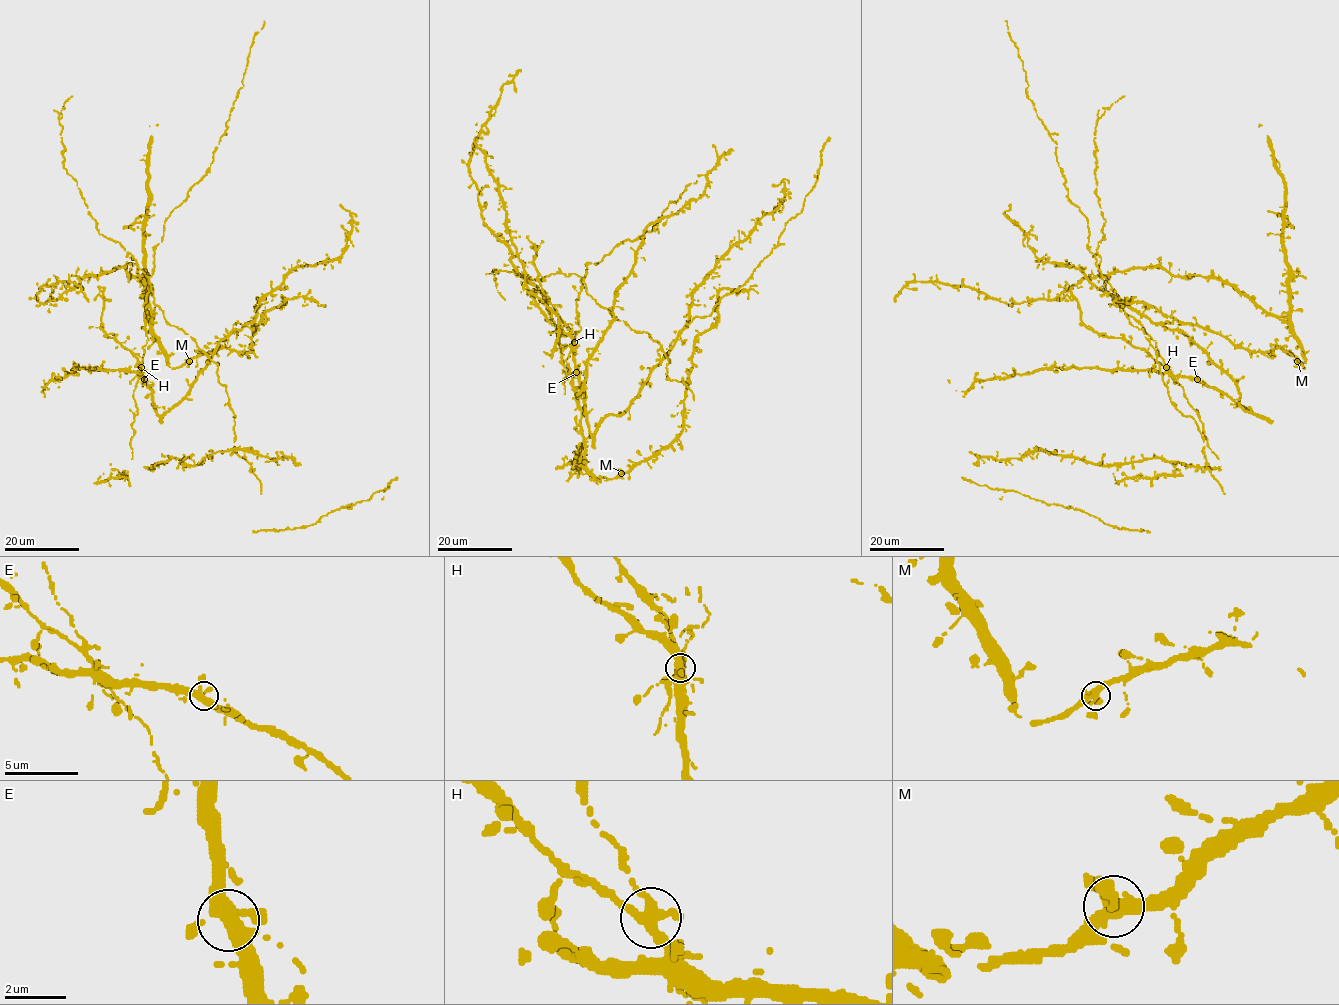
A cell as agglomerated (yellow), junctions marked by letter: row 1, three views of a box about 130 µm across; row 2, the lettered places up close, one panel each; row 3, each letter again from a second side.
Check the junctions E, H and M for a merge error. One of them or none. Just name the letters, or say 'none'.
none

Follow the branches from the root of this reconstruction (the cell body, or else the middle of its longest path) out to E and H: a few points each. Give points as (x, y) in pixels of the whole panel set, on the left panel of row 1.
E: (182, 399), (160, 416), (152, 391), (144, 379)
H: (182, 399), (160, 416), (152, 391), (142, 377), (141, 367)

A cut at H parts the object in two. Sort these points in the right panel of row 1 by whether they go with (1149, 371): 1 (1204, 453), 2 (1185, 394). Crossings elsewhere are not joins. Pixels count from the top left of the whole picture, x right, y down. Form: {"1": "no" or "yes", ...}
{"1": "yes", "2": "no"}

